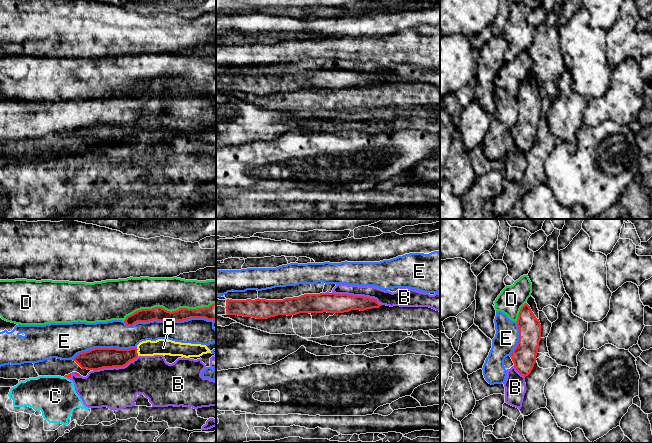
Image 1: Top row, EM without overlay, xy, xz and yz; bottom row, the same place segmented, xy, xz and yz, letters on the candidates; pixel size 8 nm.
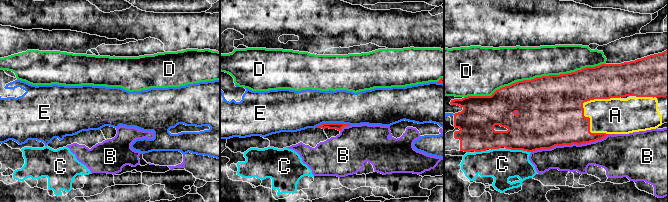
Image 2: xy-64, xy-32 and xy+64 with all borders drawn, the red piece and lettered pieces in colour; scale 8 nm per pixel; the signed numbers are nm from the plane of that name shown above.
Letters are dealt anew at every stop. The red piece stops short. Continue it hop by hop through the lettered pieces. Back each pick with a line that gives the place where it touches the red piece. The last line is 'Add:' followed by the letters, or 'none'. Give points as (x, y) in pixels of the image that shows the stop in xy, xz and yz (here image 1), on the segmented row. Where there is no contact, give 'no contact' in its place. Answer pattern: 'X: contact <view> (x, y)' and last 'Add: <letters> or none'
A: contact xy (136, 351)
Add: A

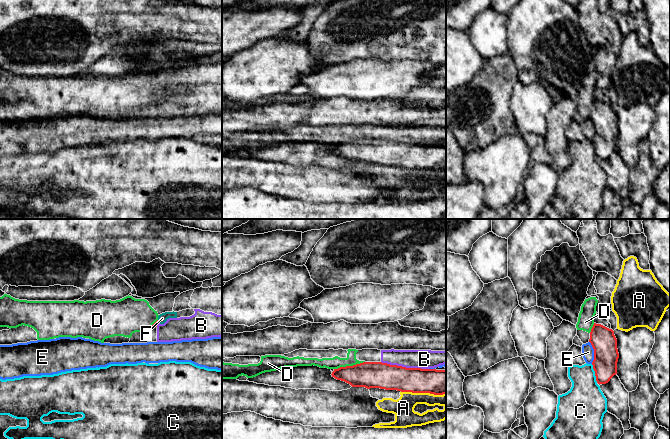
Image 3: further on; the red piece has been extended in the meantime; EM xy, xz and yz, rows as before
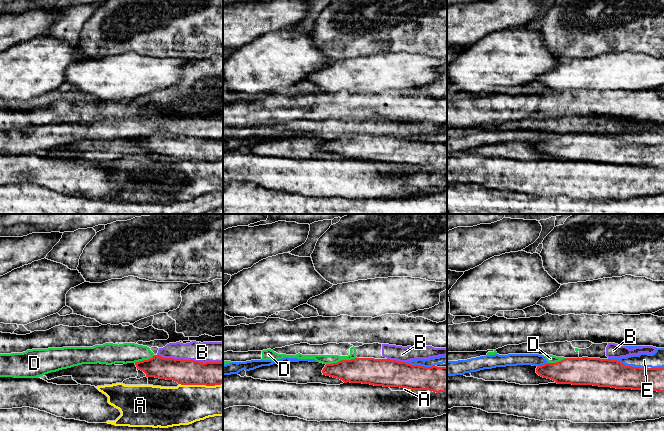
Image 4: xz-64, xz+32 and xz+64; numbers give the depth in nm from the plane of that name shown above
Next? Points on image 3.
Add: none

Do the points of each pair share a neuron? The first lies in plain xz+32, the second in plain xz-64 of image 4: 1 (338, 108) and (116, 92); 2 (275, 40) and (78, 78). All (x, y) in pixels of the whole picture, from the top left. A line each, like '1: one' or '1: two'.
1: two
2: two

